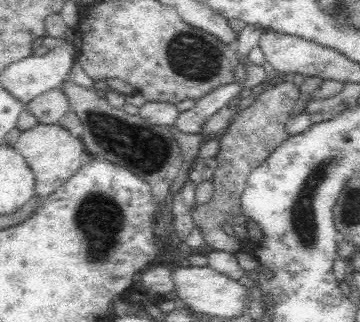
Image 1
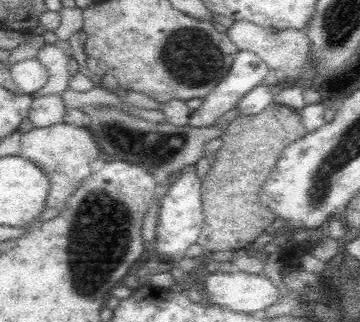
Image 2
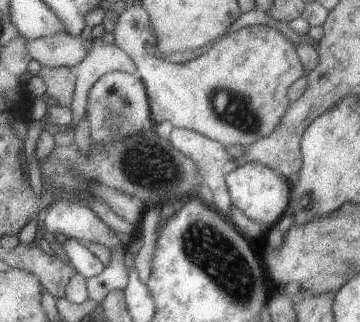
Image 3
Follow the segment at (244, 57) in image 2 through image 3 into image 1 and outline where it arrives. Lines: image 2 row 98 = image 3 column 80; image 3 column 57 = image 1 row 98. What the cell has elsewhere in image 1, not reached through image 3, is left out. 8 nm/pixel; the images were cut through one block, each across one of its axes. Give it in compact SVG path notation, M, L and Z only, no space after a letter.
M220 86L216 90L212 90L210 94L202 96L192 110L188 112L180 112L180 118L176 120L176 130L186 132L186 134L198 134L202 132L206 120L210 120L212 116L216 116L216 112L220 112L222 108L228 108L230 100L234 100L236 96L230 92L232 86Z

